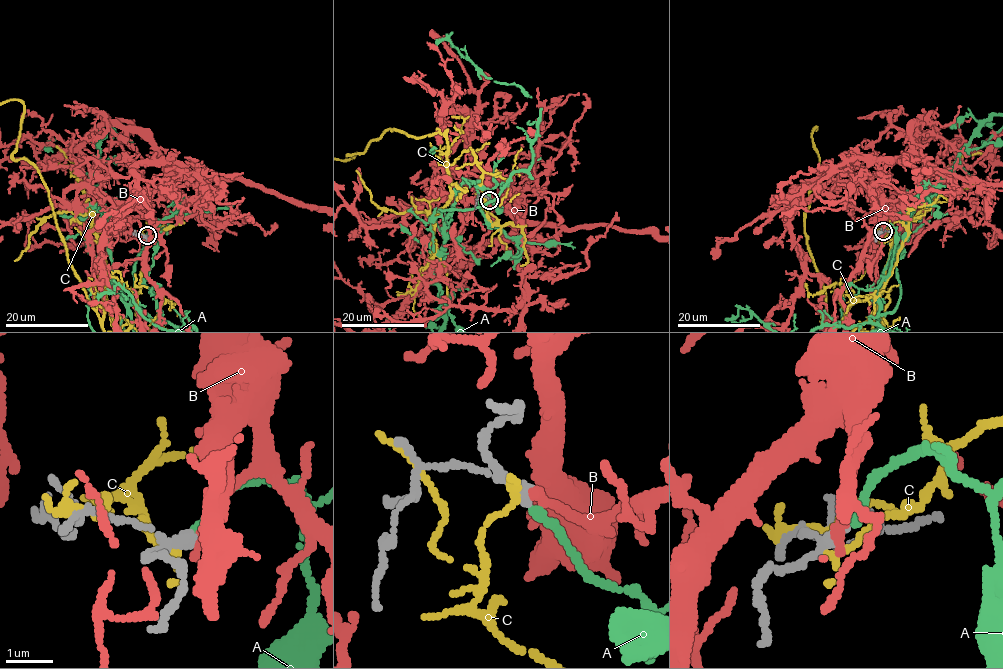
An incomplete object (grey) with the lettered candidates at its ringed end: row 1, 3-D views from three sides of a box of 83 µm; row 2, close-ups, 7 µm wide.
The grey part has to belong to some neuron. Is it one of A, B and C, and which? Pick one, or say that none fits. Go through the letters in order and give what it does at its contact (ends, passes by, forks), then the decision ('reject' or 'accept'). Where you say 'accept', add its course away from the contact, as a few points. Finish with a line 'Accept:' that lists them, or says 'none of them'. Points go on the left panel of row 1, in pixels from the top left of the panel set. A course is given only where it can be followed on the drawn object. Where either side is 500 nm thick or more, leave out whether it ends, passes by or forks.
A: it ends there; accept
B: it ends there; reject
C: it ends there; reject
Accept: A

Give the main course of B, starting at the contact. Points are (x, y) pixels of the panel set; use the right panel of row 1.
B: (882, 231), (883, 169), (905, 155), (928, 169), (929, 137), (993, 157), (995, 199), (963, 214), (920, 215)

